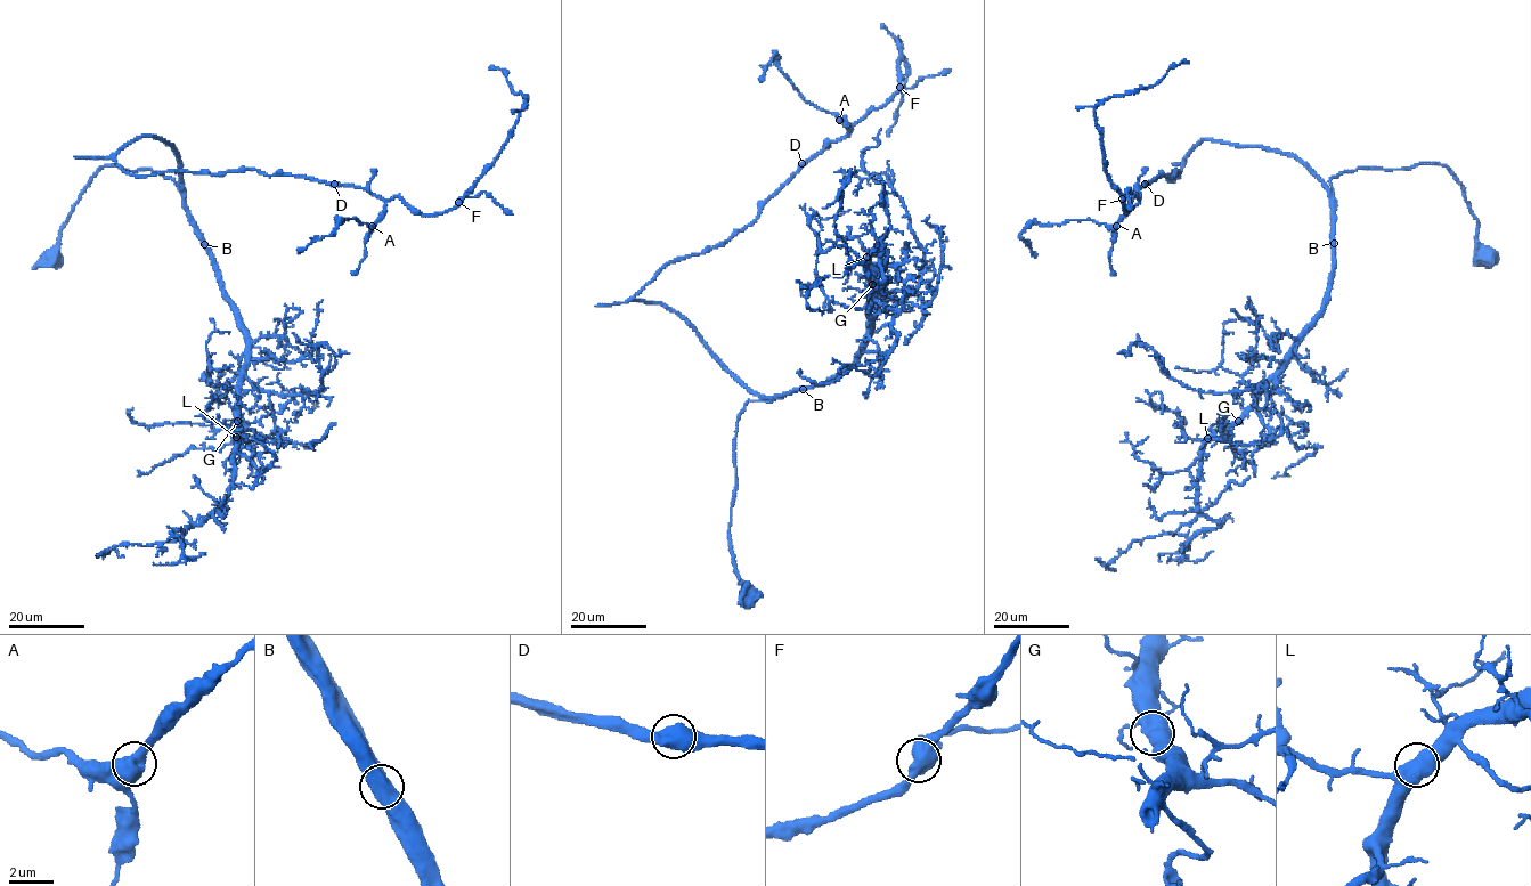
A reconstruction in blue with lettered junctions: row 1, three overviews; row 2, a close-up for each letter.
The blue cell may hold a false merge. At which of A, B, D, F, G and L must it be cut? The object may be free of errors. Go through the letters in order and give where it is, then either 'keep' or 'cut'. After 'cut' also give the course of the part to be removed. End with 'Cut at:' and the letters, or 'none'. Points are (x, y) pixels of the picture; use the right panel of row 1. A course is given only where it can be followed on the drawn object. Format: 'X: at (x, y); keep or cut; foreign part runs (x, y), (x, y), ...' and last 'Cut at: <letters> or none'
A: at (1116, 226); keep
B: at (1334, 243); keep
D: at (1145, 184); keep
F: at (1122, 198); keep
G: at (1238, 421); keep
L: at (1207, 438); keep
Cut at: none

